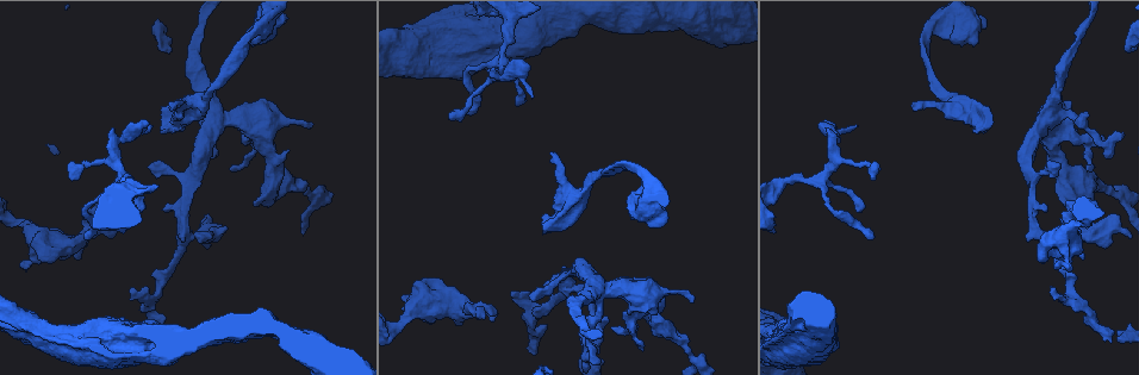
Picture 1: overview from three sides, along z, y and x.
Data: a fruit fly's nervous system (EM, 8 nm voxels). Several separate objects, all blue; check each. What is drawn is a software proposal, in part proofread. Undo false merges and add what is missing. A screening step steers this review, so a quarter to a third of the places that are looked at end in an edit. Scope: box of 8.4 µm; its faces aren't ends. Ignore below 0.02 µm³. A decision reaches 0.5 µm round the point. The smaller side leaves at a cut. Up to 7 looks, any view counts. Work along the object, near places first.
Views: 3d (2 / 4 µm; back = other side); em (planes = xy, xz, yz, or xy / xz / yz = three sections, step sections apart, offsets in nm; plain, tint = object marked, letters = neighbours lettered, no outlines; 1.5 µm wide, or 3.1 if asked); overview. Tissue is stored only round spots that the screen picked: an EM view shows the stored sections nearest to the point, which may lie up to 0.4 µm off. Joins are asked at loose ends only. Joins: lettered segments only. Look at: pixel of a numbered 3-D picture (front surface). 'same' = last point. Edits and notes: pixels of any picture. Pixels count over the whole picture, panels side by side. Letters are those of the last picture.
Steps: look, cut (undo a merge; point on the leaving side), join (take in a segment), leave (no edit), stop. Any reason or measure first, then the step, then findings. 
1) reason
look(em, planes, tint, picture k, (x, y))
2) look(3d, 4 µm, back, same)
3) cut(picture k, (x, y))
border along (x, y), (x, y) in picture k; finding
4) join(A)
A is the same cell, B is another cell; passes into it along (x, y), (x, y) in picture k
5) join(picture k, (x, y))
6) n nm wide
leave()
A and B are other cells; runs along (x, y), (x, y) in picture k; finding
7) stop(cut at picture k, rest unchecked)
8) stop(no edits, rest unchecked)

sharp bend
look(3d, 4 µm, picture 1, (835, 141))

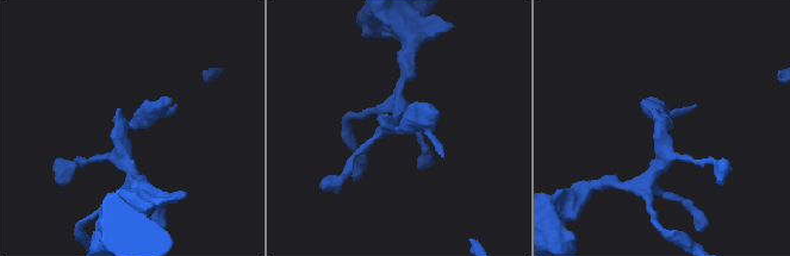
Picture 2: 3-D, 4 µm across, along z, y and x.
look(em, xy, step 4, tint, picture 2, (390, 125))

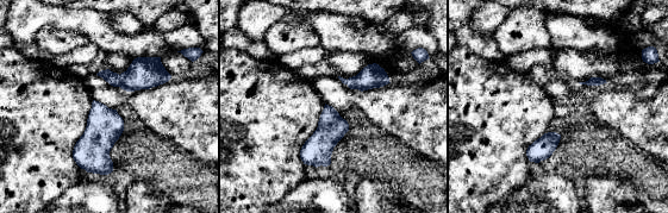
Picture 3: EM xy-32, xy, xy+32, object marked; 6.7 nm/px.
another direction
look(em, planes, letters, same)

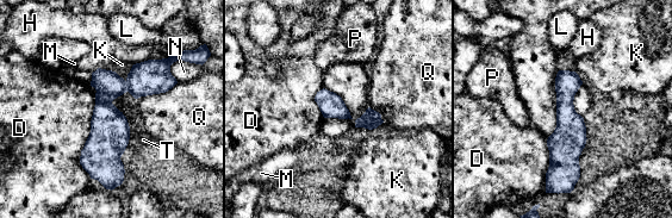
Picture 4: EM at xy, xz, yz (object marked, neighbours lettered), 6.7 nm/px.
D touches over 800 nm
leave()
D, H, K, L, M, N, P, Q and T are other cells; runs along (161, 62), (106, 99), (106, 182) in picture 4; all the same neuron

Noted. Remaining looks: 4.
narrows sharply
look(3d, 2 µm, picture 1, (313, 193))

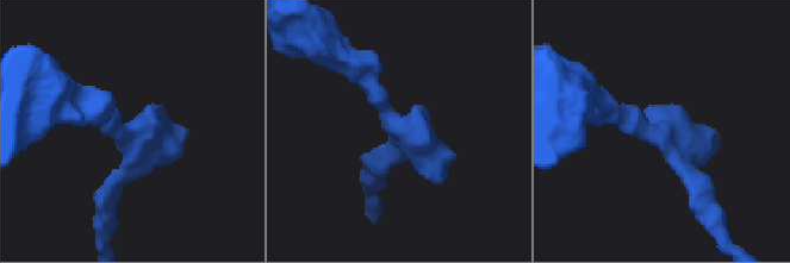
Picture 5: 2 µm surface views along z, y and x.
shape alone is not enough
look(em, xy, step 8, tint, picture 5, (654, 131))

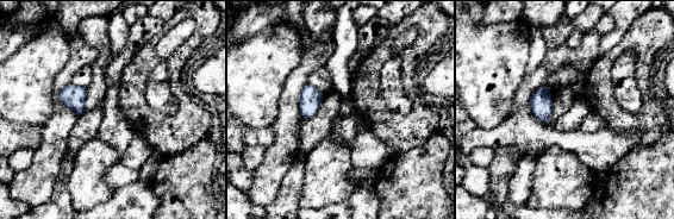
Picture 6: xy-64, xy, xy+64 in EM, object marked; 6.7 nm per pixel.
cut it another way
look(em, planes, letters, same)

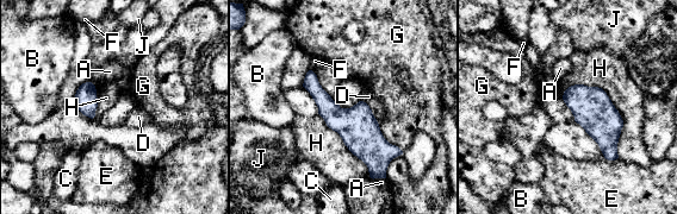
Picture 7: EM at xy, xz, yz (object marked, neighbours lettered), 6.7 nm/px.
leave()
A, B, C, D, E, F, G, H and J are other cells; runs along (310, 74), (380, 170) in picture 7; all the same neuron

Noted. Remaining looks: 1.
stop(no edits, rest unchecked)

